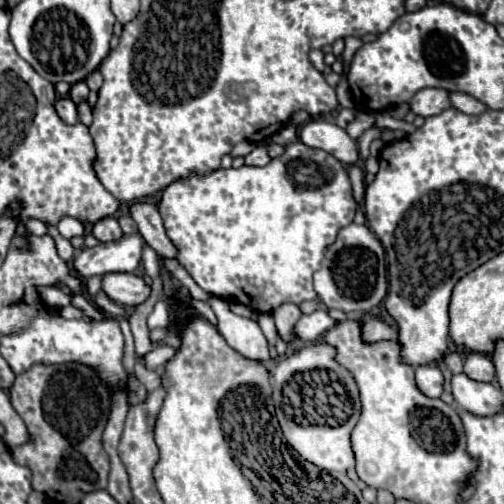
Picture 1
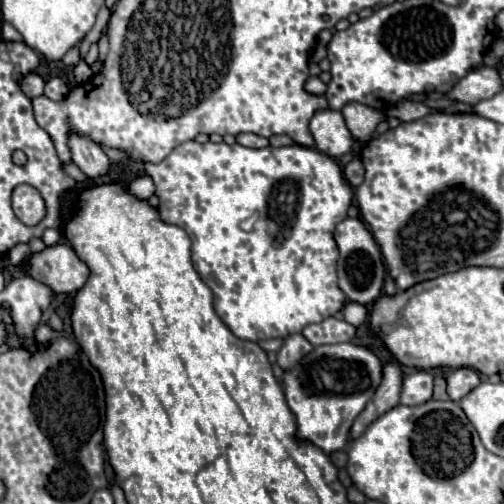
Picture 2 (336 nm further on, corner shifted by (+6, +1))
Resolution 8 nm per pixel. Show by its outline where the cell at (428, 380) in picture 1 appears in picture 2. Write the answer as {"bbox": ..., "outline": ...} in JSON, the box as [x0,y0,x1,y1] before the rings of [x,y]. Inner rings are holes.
{"bbox":[400,371,432,405],"outline":[[[414,371],[404,377],[400,403],[402,405],[420,405],[432,399],[432,375],[428,371]]]}

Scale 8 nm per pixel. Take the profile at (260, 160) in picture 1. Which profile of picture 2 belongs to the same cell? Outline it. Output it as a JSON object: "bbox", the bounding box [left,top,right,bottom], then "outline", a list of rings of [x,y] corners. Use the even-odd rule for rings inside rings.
{"bbox":[236,133,268,149],"outline":[[[242,133],[236,137],[236,141],[244,147],[250,147],[250,149],[264,149],[268,147],[268,139],[266,137],[260,137],[260,135],[252,135],[252,133]]]}

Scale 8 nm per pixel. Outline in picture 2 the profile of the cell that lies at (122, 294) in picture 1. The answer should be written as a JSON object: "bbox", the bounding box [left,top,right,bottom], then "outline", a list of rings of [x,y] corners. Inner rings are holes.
{"bbox":[28,241,90,295],"outline":[[[60,241],[30,257],[28,275],[46,283],[54,293],[74,295],[88,281],[90,269],[66,241]]]}

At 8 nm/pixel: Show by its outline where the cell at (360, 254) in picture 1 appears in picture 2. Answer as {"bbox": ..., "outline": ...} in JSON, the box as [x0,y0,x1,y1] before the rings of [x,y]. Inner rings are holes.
{"bbox":[334,219,384,305],"outline":[[[344,219],[336,225],[334,239],[340,249],[338,257],[338,287],[346,295],[348,301],[370,305],[382,295],[382,285],[384,285],[384,263],[382,263],[382,253],[380,247],[376,245],[372,233],[366,229],[366,225],[360,219]]]}

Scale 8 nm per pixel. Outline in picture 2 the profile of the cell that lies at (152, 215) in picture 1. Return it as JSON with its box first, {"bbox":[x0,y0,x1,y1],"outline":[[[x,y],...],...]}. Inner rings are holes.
{"bbox":[70,135,112,181],"outline":[[[72,135],[70,137],[70,151],[72,151],[74,163],[86,173],[88,179],[98,181],[102,177],[110,177],[112,175],[112,163],[110,163],[110,159],[90,139]]]}

